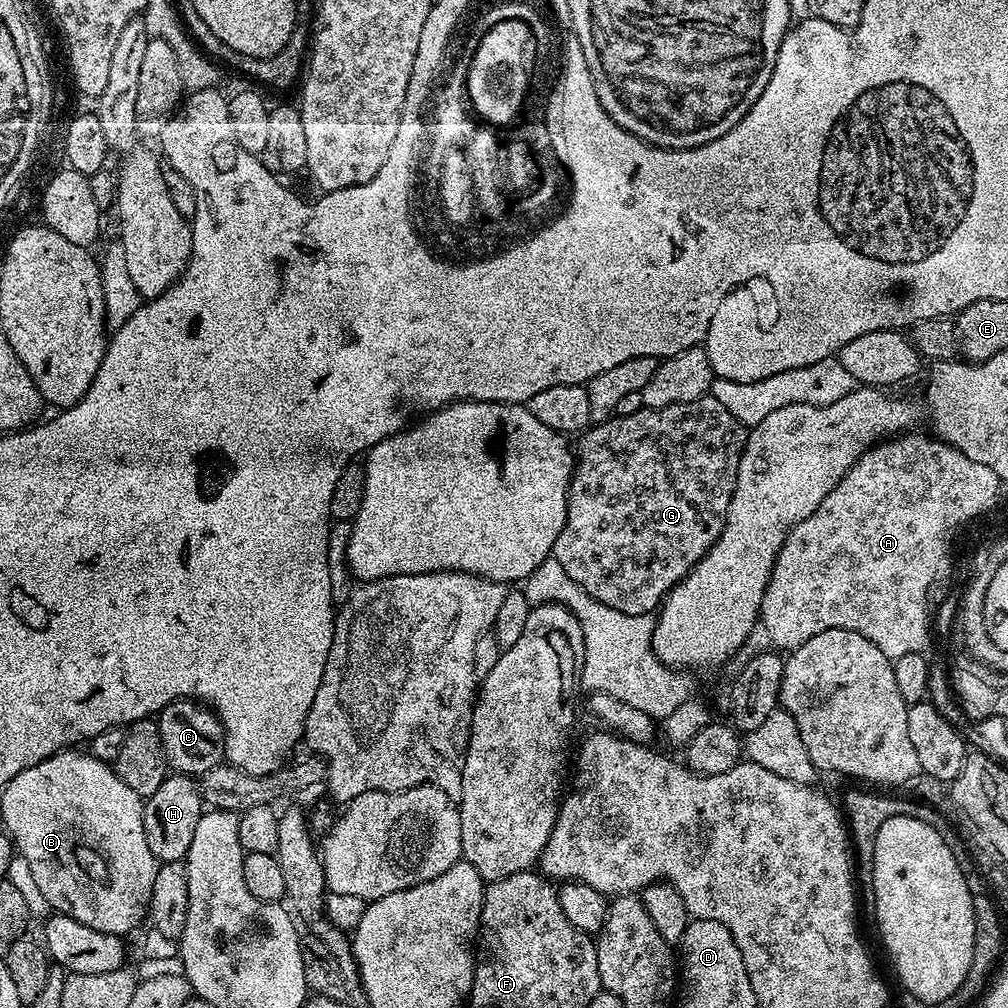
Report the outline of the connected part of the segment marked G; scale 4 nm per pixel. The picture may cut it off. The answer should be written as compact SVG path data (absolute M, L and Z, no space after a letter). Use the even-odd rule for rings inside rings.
M710 394L694 402L682 402L661 408L643 407L634 414L615 415L600 424L592 424L579 437L580 445L577 443L574 448L566 522L562 526L562 534L558 534L554 542L551 559L557 560L562 570L566 570L566 574L570 574L570 578L574 578L574 582L578 582L582 590L586 590L586 594L598 598L598 602L606 602L606 606L614 606L614 610L622 610L625 614L646 616L655 613L673 586L686 578L688 571L708 553L710 546L714 546L714 542L722 534L730 498L738 482L738 462L744 453L748 434L749 429L745 424L738 422L738 418L734 418L734 414L730 414L730 410L726 410L726 406L722 406L722 402L718 402Z

